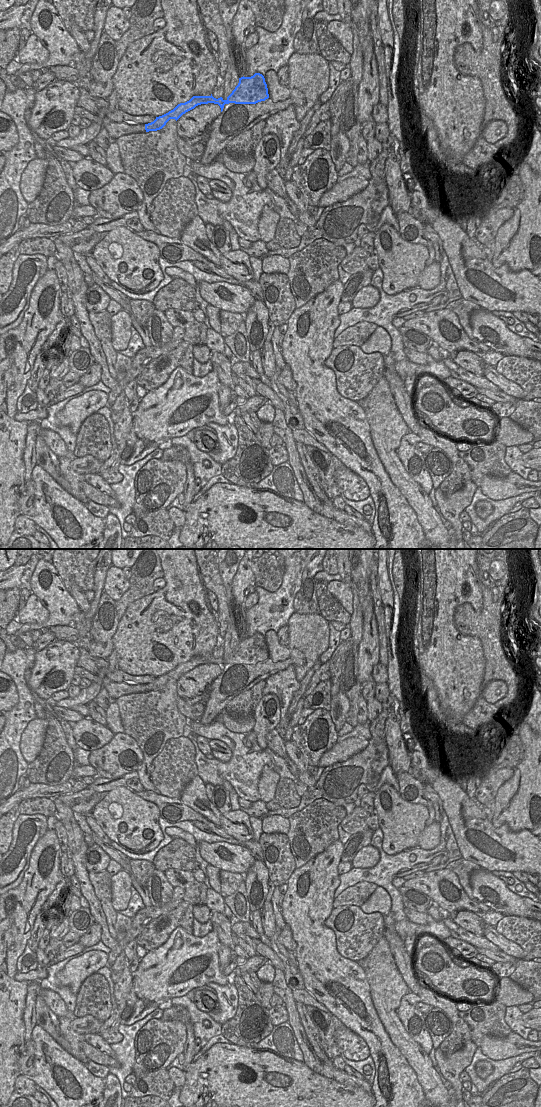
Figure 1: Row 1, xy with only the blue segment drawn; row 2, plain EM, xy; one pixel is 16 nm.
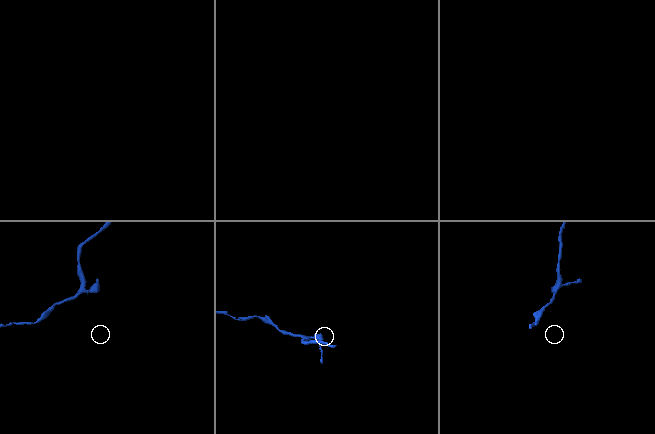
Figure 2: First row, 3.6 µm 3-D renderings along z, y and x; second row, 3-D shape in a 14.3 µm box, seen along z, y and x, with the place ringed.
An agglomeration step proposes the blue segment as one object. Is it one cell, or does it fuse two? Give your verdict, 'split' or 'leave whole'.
split

